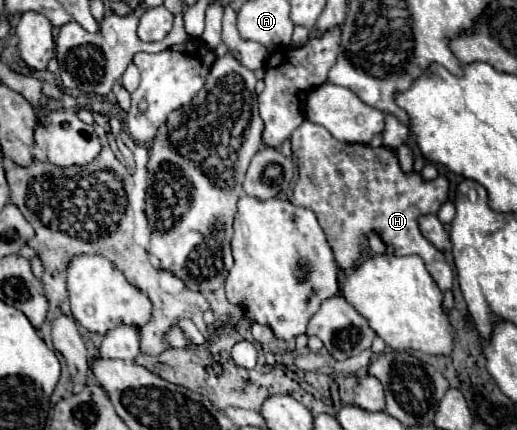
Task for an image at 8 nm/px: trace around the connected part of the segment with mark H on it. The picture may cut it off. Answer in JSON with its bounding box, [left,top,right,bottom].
[290,120,452,292]

